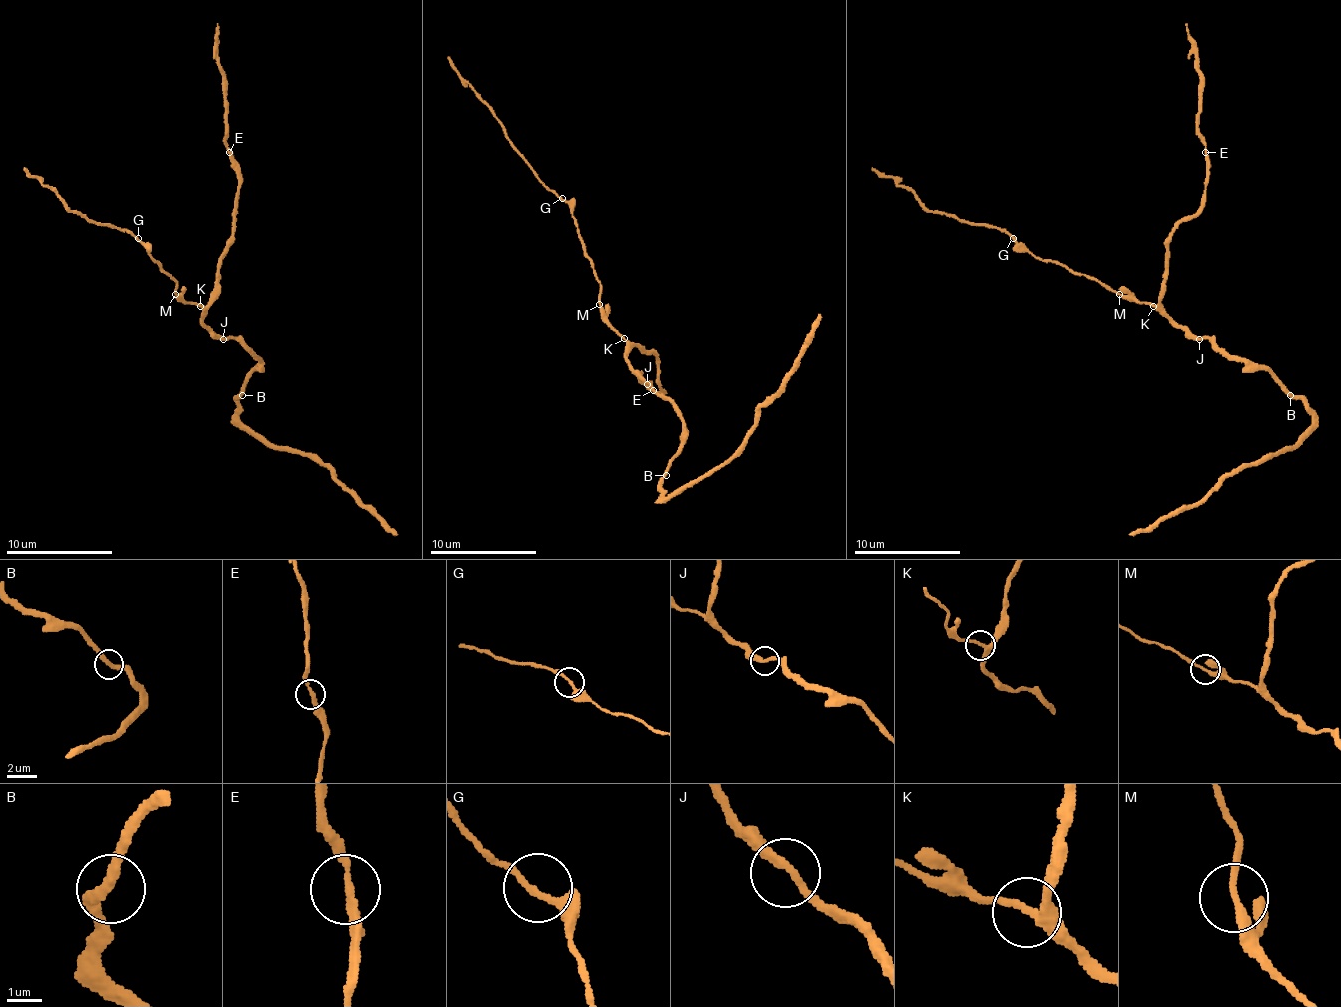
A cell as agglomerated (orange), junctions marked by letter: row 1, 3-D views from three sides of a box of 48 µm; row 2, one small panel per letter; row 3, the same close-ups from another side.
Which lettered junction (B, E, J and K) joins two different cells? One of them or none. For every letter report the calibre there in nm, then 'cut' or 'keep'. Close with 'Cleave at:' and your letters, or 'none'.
B: 280 nm | keep
E: 220 nm | keep
J: 280 nm | keep
K: 200 nm | keep
Cleave at: none

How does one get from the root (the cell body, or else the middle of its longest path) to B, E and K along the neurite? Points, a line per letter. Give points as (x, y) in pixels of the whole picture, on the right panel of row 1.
B: (1199, 339), (1207, 339), (1221, 352), (1237, 360), (1258, 363), (1290, 395)
E: (1199, 339), (1194, 339), (1165, 312), (1159, 291), (1167, 238), (1202, 203), (1207, 176), (1205, 152)
K: (1199, 339), (1194, 339), (1154, 307)

